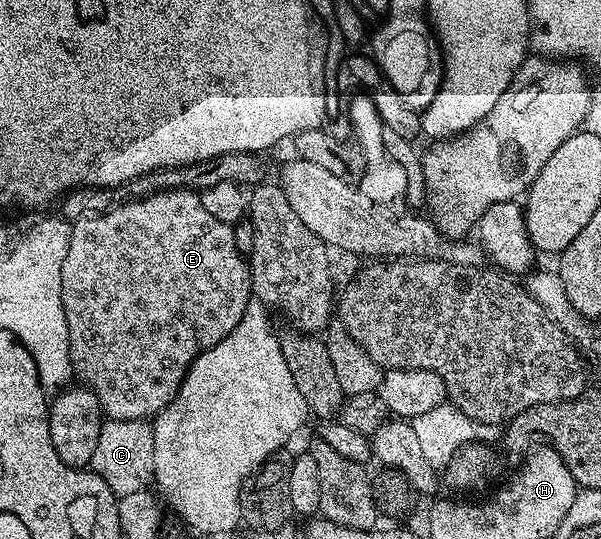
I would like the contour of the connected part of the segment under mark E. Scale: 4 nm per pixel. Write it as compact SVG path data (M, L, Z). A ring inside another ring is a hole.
M173 188L163 192L153 192L142 200L127 200L117 204L112 210L100 216L85 216L83 220L73 221L68 242L68 254L64 254L64 266L60 270L60 286L64 302L64 318L68 318L68 342L70 343L70 366L75 377L78 376L85 387L96 394L103 413L111 420L141 420L153 418L162 412L168 402L178 393L182 379L190 369L190 363L204 350L216 346L244 318L244 310L252 298L250 291L250 269L248 260L238 252L234 245L234 229L231 225L212 218L204 210L202 197L197 191L188 188Z

